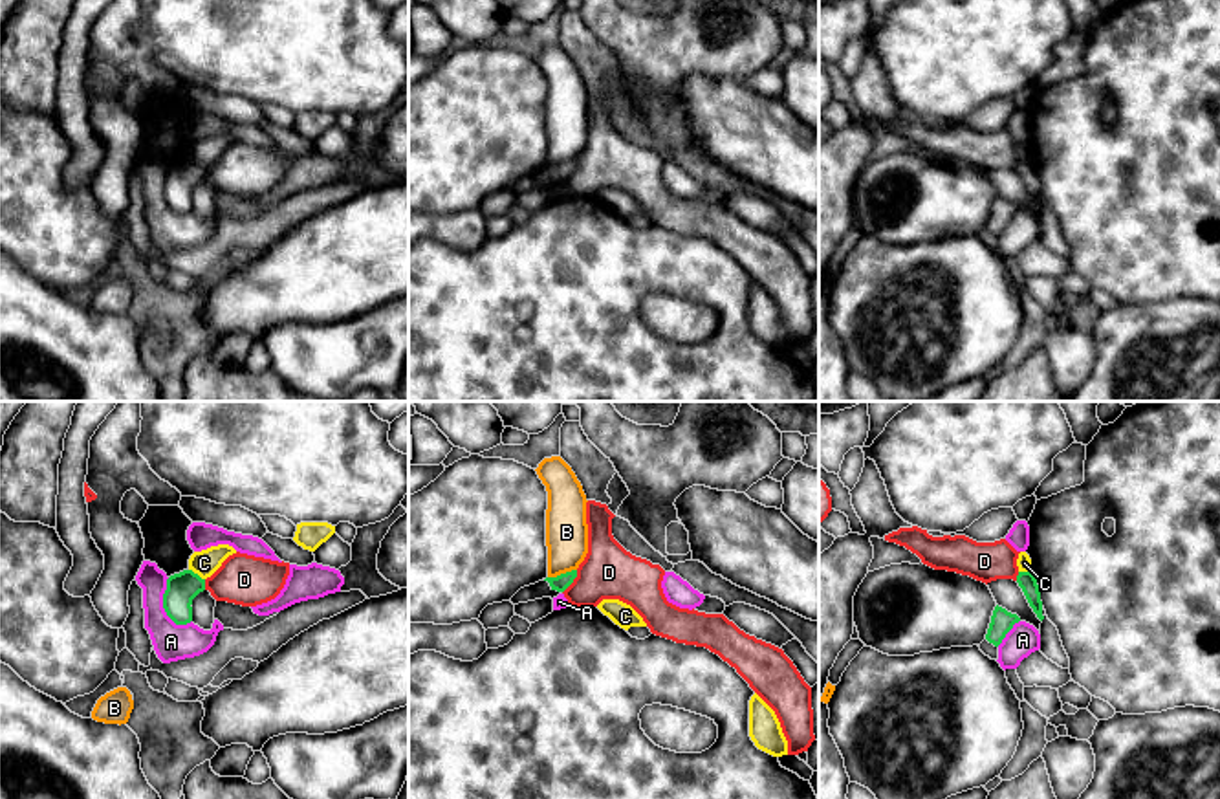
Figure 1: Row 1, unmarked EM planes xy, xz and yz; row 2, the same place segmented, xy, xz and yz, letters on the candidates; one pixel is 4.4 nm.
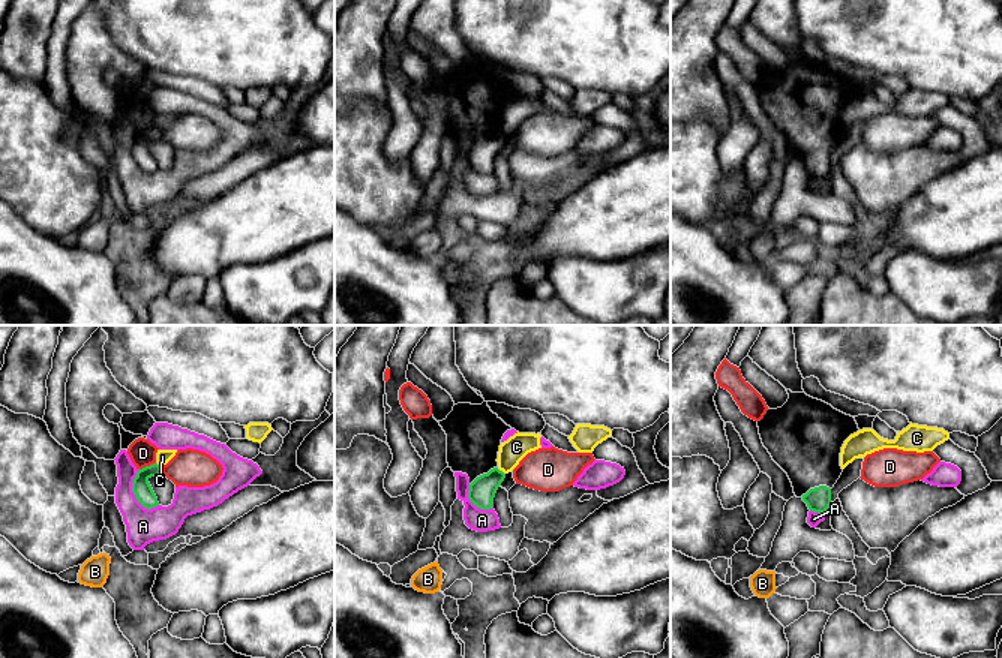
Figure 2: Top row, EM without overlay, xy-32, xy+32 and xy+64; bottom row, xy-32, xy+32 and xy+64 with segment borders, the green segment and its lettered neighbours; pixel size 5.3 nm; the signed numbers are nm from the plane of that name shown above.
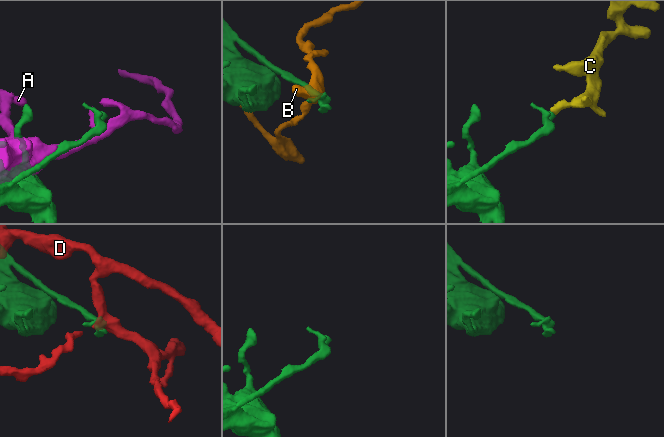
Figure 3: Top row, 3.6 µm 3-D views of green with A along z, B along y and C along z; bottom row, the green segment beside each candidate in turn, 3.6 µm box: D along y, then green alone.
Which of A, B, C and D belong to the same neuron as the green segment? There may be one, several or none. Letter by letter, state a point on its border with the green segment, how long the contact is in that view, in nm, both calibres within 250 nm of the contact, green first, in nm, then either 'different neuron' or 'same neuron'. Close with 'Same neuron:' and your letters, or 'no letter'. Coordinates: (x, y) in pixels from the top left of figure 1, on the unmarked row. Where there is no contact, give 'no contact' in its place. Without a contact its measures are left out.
A: xy (163, 195) | 240 nm | 140/160 nm | different neuron
B: xz (561, 164) | 130 nm | 70/190 nm | different neuron
C: xy (196, 164) | 90 nm | 140/120 nm | different neuron
D: xz (572, 171) | 120 nm | 70/240 nm | different neuron
Same neuron: no letter

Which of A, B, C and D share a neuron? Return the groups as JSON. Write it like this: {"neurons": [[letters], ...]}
{"neurons": [["A"], ["B"], ["C"], ["D"]]}

